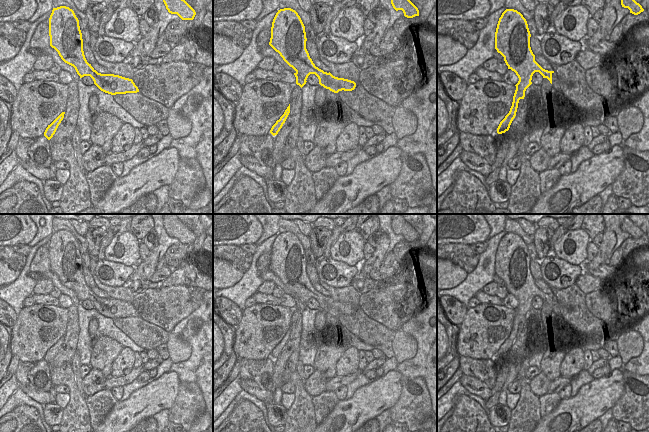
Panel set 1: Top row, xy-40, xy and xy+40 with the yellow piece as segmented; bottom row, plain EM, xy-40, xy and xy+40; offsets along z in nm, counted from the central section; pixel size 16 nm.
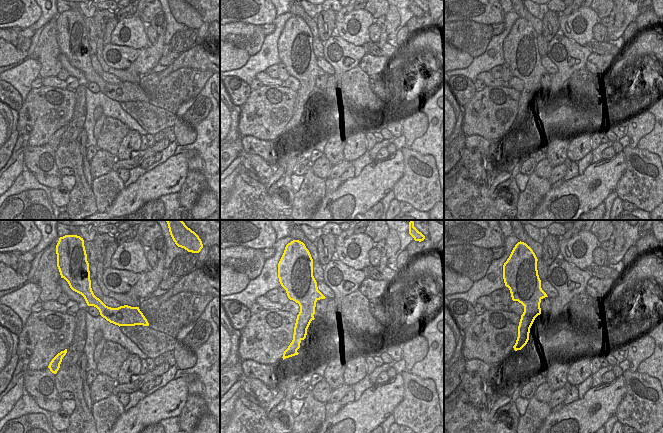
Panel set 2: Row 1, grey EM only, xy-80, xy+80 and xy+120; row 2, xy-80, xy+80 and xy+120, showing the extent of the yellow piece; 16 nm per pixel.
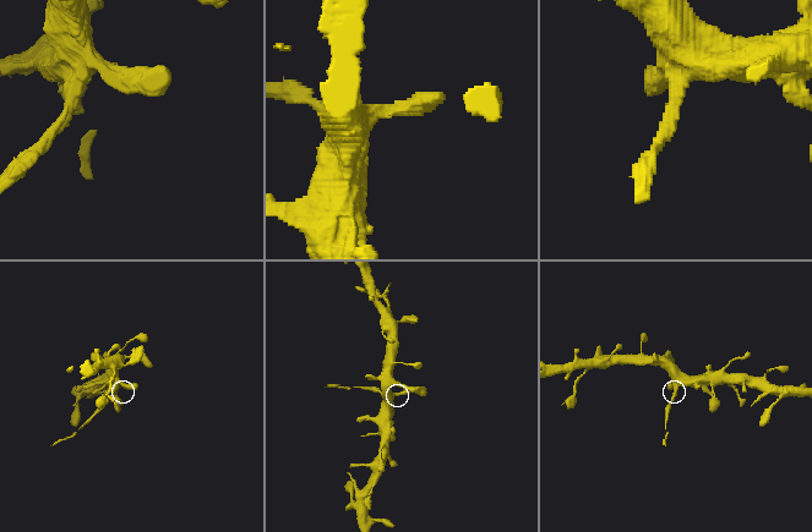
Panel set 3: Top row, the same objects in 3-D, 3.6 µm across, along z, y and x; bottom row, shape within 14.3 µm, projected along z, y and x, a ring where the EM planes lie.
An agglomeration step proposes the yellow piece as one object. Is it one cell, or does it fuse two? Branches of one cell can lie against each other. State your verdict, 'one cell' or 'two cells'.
two cells

